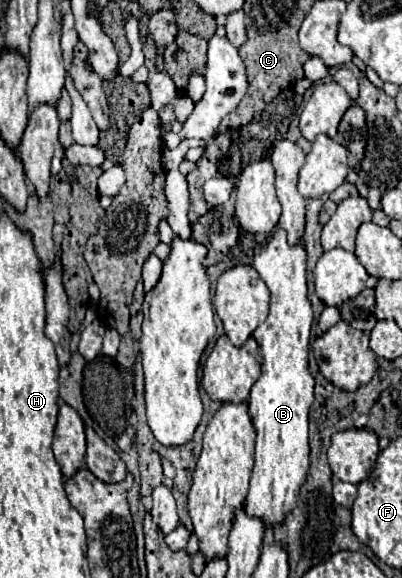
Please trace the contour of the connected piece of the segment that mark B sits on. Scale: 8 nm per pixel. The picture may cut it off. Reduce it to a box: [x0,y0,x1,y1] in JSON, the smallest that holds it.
[244,227,314,527]

